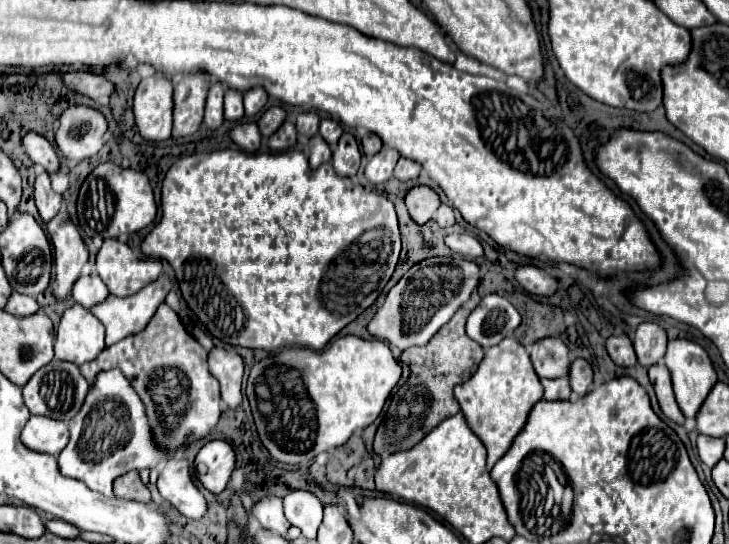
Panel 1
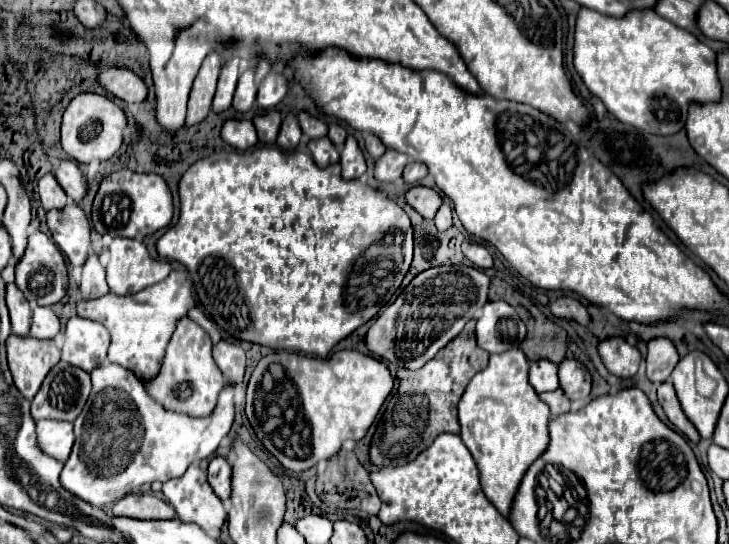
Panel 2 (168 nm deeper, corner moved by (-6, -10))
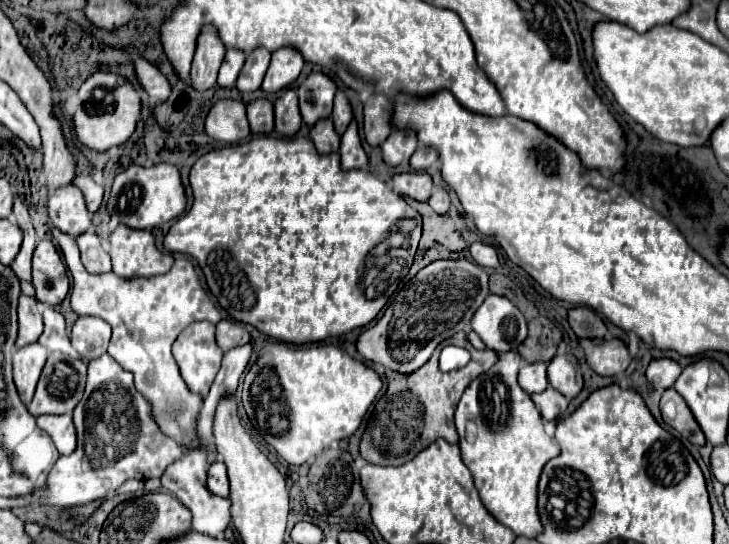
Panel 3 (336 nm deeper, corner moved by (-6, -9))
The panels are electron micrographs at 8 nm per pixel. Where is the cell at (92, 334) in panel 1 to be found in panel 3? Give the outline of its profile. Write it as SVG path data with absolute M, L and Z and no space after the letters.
M79 317L71 329L71 343L87 361L107 353L109 339L111 327L99 317Z

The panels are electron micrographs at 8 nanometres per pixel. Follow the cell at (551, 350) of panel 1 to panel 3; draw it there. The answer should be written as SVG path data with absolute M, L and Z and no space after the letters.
M529 363L519 369L519 385L529 393L541 393L549 387L547 381L547 365L545 363Z

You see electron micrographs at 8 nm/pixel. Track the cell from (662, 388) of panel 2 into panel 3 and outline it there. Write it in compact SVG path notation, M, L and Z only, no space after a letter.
M669 389L663 393L661 415L669 427L679 431L693 445L705 445L705 435L703 435L699 423L695 421L693 413L689 411L689 405L685 403L685 399L681 399L681 395L675 389Z

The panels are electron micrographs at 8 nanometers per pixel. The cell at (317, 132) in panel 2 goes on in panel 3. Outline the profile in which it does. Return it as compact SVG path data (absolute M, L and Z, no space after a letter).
M311 71L307 79L297 87L301 117L307 125L313 125L317 119L331 115L335 91L335 81L323 71Z

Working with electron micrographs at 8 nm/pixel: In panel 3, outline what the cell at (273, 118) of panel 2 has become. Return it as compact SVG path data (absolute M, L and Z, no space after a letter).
M265 97L253 99L247 103L247 119L253 135L271 135L273 133L273 103Z

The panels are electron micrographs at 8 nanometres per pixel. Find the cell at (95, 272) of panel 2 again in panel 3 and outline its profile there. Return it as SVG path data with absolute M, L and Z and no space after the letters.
M93 229L81 233L77 237L77 245L81 249L81 261L87 271L111 271L111 259L109 253L101 247L101 239Z

